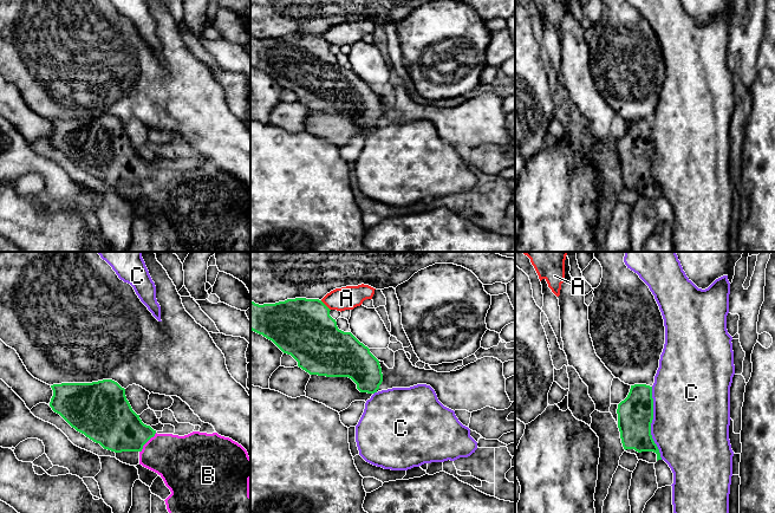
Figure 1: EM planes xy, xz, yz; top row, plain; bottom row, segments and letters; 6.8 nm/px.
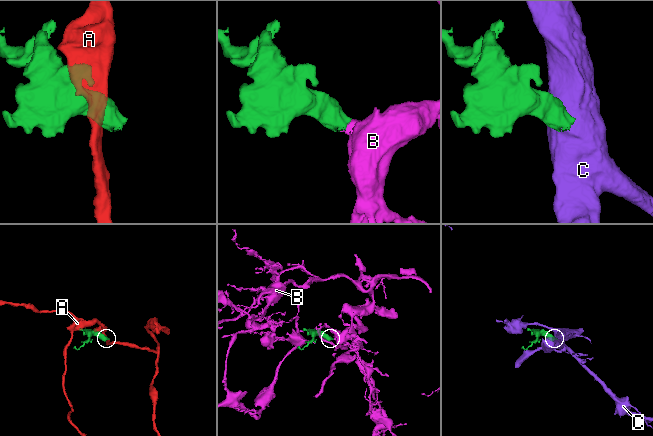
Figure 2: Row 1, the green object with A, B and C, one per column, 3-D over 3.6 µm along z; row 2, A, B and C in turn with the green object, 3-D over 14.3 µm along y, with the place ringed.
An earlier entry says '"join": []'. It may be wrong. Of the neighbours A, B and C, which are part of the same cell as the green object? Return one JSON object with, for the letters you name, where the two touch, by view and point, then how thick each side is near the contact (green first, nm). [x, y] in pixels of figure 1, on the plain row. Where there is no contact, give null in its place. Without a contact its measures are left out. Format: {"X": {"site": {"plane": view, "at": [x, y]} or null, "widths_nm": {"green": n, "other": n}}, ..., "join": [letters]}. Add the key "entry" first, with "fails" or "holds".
{"entry": "fails", "B": {"site": {"plane": "xy", "at": [147, 176]}, "widths_nm": {"green": 320, "other": 320}}, "join": ["B"]}

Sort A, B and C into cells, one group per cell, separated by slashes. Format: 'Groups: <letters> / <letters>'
Groups: A / B / C

